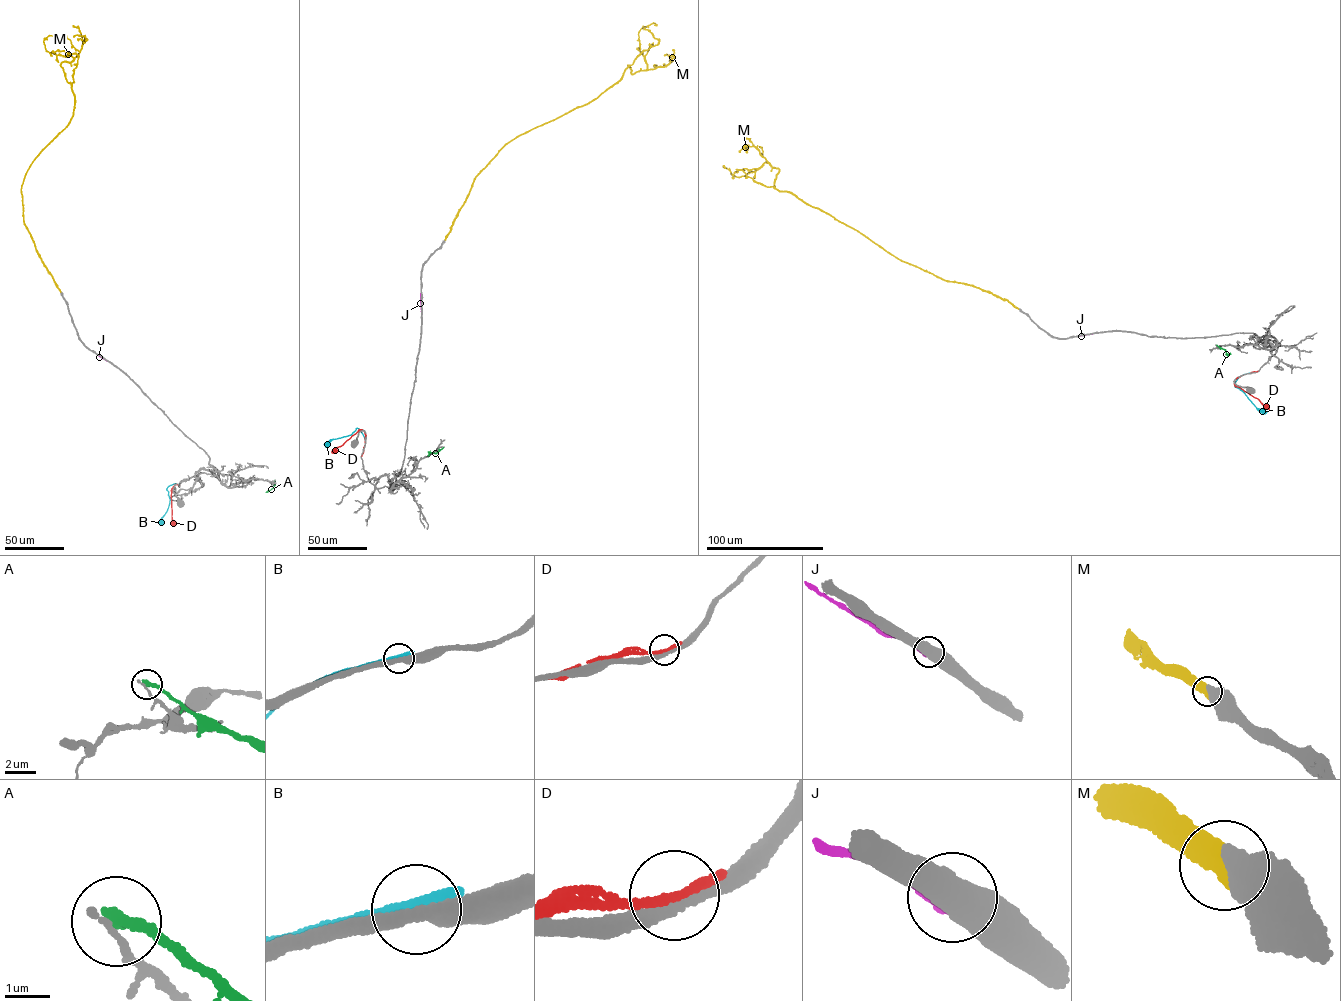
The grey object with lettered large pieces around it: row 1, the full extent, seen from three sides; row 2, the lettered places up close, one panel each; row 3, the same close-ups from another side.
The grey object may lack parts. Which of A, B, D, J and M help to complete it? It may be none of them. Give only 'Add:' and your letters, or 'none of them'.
Add: M

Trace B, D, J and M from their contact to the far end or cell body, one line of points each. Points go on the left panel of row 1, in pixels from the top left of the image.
B: (179, 485), (167, 487), (169, 505), (161, 519), (162, 524)
D: (179, 486), (175, 484), (171, 490), (174, 526)
J: (110, 362), (97, 355)
M: (60, 292), (24, 224), (20, 192), (72, 116), (60, 65), (73, 58), (45, 50), (44, 39), (55, 40)

